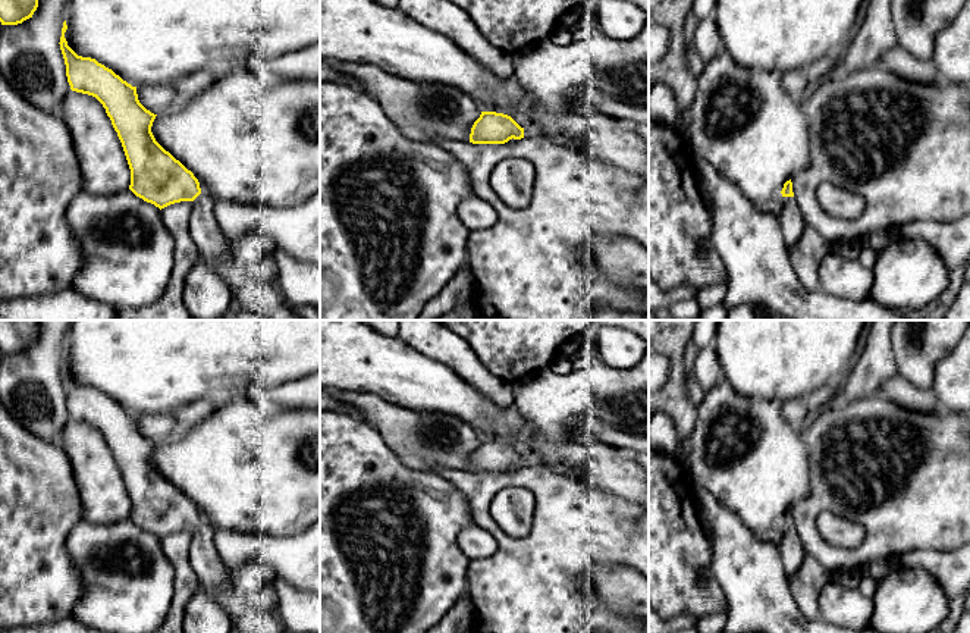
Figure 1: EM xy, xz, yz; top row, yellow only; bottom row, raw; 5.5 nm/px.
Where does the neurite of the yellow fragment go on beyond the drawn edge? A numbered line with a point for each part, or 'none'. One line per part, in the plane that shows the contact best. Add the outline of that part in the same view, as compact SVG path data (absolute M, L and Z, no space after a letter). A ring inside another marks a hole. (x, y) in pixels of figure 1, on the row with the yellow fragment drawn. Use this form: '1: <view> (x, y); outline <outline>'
1: yz (791, 221); outline M782 197L782 211L779 223L782 226L784 239L788 247L792 247L801 236L806 222L803 220L800 207L794 197Z

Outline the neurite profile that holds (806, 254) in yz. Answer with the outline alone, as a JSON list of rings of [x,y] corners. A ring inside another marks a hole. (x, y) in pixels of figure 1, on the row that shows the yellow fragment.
[[[806,223],[800,239],[792,247],[787,245],[787,250],[792,270],[804,289],[819,289],[817,270],[832,250],[828,241]]]

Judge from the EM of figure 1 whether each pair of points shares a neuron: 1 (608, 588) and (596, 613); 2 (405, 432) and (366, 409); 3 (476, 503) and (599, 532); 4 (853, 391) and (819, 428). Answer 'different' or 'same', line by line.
1: different
2: same
3: same
4: different

